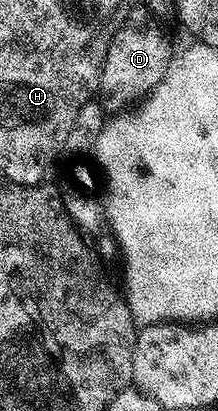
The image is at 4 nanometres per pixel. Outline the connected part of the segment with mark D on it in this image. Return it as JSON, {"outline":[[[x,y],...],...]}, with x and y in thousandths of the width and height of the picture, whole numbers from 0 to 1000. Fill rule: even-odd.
{"outline":[[[596,51],[550,63],[491,117],[491,146],[472,156],[463,178],[459,236],[482,236],[477,255],[505,258],[518,273],[555,273],[606,248],[642,251],[679,241],[711,212],[748,195],[784,148],[775,102],[757,83],[702,54]],[[560,265],[560,268],[555,268]]]}

